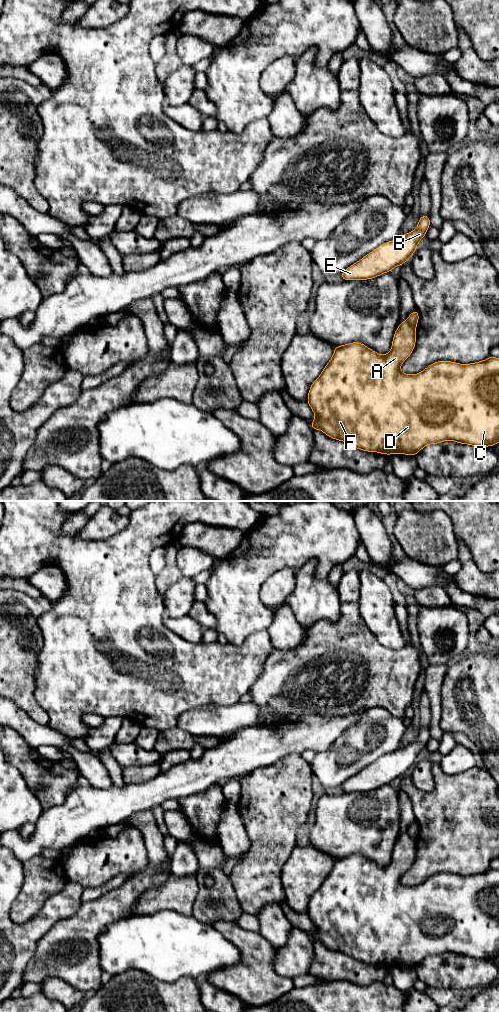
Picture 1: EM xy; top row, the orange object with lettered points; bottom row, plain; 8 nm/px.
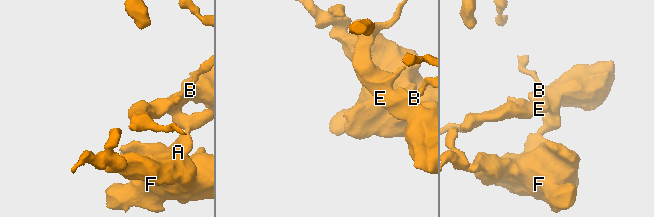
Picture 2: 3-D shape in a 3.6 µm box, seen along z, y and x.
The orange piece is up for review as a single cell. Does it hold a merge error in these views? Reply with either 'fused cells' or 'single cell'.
fused cells

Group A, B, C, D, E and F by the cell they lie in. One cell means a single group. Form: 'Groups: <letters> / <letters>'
Groups: A C D F / B E

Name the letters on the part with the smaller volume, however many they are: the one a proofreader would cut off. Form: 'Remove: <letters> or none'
Remove: B, E

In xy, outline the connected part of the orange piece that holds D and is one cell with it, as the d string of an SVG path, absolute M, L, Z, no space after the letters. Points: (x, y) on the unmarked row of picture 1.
M408 832L400 834L394 845L391 863L386 867L380 867L360 854L352 854L342 858L334 858L334 866L329 872L320 888L313 894L309 901L308 912L310 920L315 925L315 932L310 935L312 941L323 943L328 949L344 953L356 961L368 964L378 964L385 967L406 966L415 968L428 956L438 956L451 952L460 956L468 956L476 959L494 958L499 955L499 870L489 868L484 873L471 876L459 876L452 873L437 873L430 876L418 886L404 886L400 882L401 876L413 864L416 854L416 838Z

